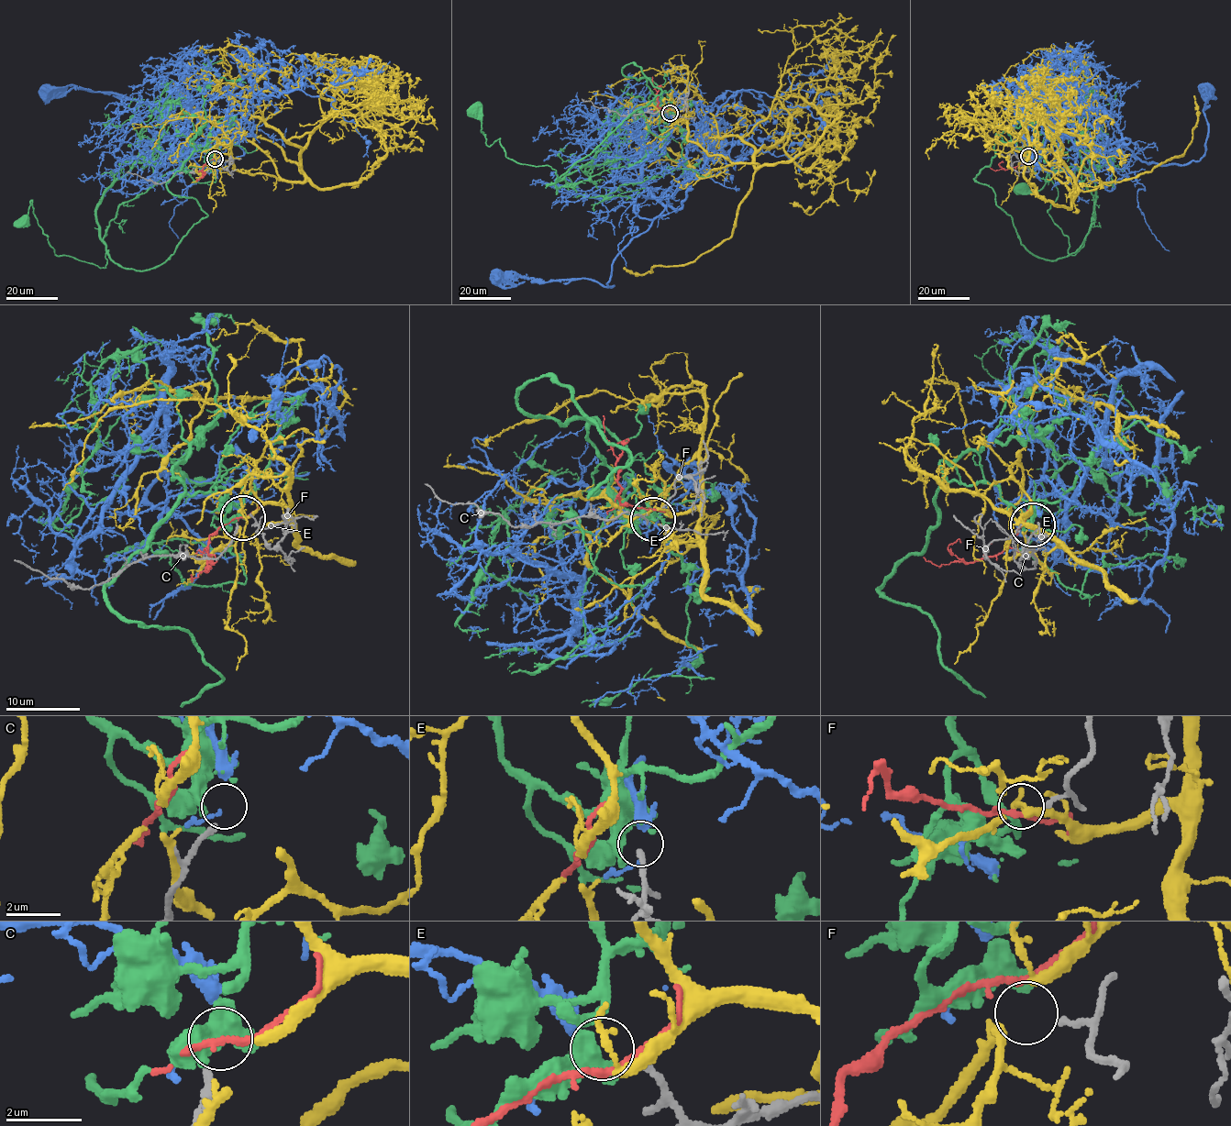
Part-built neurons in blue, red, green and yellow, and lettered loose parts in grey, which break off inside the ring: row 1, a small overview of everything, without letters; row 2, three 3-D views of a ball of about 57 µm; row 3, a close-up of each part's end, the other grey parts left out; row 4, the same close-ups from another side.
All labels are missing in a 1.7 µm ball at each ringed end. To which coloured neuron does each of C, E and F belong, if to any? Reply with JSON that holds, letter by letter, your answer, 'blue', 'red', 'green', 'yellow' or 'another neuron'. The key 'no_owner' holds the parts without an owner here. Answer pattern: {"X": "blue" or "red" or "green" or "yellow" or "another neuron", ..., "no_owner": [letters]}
{"C": "another neuron", "E": "blue", "F": "red", "no_owner": ["C"]}

